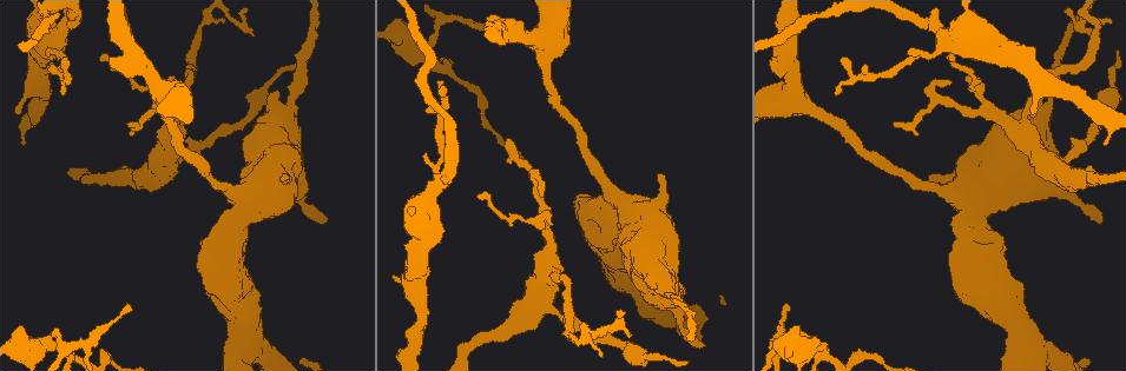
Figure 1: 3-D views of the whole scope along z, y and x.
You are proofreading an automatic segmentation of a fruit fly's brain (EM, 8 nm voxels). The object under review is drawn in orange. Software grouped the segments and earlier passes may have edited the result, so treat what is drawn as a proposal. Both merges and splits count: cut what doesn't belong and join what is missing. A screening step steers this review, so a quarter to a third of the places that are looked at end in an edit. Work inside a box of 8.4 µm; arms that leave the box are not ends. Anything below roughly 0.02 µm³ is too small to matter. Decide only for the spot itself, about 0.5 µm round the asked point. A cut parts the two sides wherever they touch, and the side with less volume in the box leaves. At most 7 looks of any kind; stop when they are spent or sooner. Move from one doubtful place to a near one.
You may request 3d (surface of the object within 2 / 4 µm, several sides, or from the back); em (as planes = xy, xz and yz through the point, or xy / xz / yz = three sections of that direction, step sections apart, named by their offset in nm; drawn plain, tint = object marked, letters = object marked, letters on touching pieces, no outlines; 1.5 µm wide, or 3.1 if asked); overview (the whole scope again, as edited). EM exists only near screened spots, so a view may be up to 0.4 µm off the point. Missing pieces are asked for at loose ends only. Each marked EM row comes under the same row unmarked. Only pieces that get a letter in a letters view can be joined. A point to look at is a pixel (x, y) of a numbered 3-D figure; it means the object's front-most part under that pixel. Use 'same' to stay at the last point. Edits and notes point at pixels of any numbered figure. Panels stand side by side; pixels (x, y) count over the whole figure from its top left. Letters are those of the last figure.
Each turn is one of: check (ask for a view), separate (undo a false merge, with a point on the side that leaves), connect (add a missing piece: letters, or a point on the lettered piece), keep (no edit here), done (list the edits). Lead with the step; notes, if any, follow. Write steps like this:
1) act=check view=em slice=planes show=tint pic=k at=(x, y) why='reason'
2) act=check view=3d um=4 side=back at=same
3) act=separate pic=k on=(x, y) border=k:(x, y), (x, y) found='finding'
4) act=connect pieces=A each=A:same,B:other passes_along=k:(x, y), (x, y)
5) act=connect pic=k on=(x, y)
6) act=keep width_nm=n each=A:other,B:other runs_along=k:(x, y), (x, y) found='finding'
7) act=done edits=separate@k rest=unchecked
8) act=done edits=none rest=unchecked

act=check view=3d um=2 pic=1 at=(602, 204) why='stops while still wide'

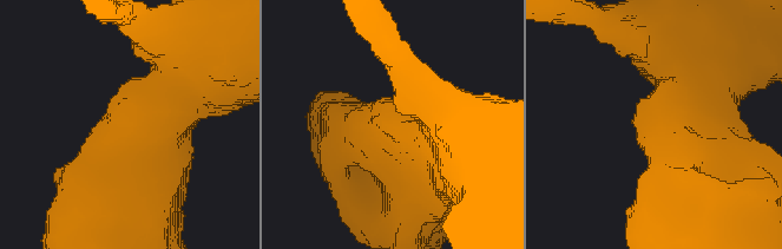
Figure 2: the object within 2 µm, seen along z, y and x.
act=check view=em slice=planes show=letters pic=2 at=(384, 122)

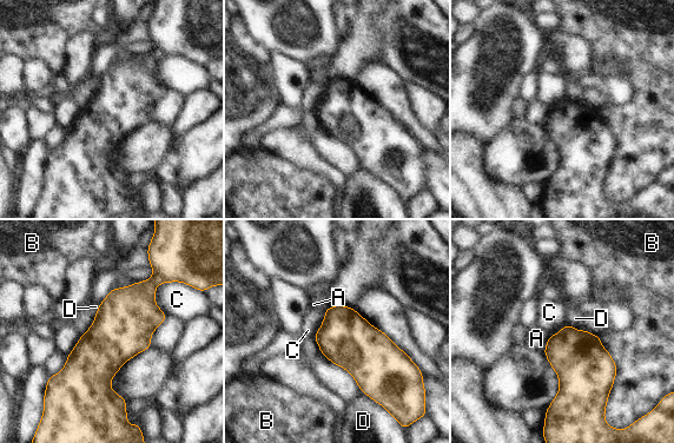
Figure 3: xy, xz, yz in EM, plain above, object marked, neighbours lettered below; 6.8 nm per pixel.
act=keep each=A:other,B:other,C:other,D:other border=3:(174, 280), (156, 289), (167, 316) found='none of them fits'

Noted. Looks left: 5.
act=check view=em slice=xz step=8 show=tint pic=1 at=(135, 59) why='arms part here'

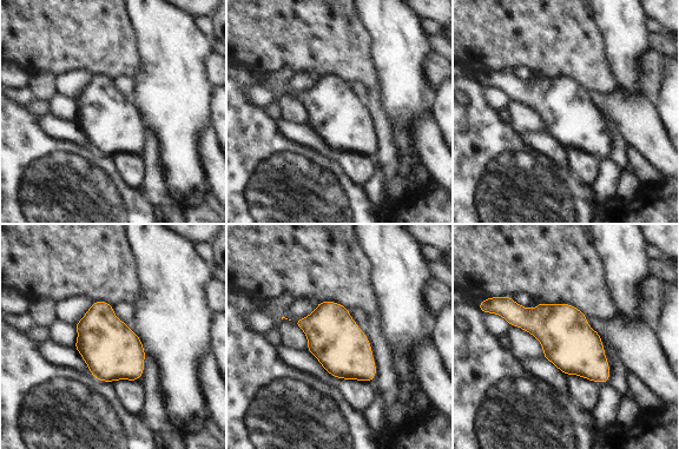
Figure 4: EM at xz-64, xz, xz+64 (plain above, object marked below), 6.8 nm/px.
act=check view=em slice=planes show=tint at=same why='another direction'

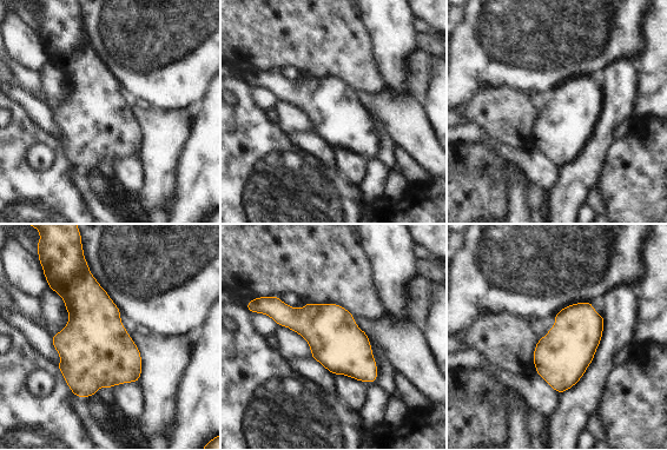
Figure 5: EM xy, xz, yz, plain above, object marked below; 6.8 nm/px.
act=check view=em slice=planes show=letters at=same

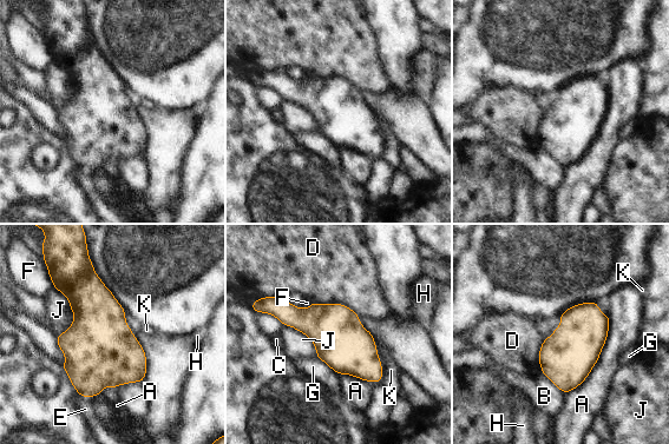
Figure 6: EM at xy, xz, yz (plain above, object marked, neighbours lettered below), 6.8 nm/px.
act=keep each=A:other,B:other,C:other,D:other,E:other,F:other,G:other,H:other,J:other,K:other found='all the same neuron'

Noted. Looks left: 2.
act=check view=em slice=planes show=letters pic=1 at=(840, 59) why='an open end'

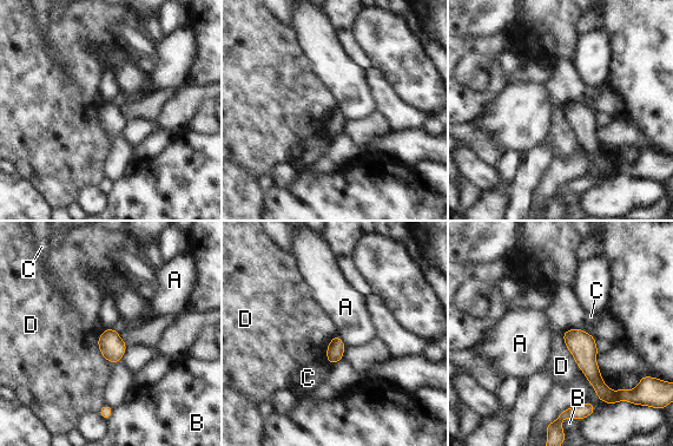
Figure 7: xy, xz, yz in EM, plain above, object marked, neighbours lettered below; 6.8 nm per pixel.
act=keep width_nm=120 each=A:other,B:other,C:other,D:other border=7:(561, 334), (596, 397), (606, 402) found='none of them fits'

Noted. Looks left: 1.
act=done edits=none rest=unchecked

